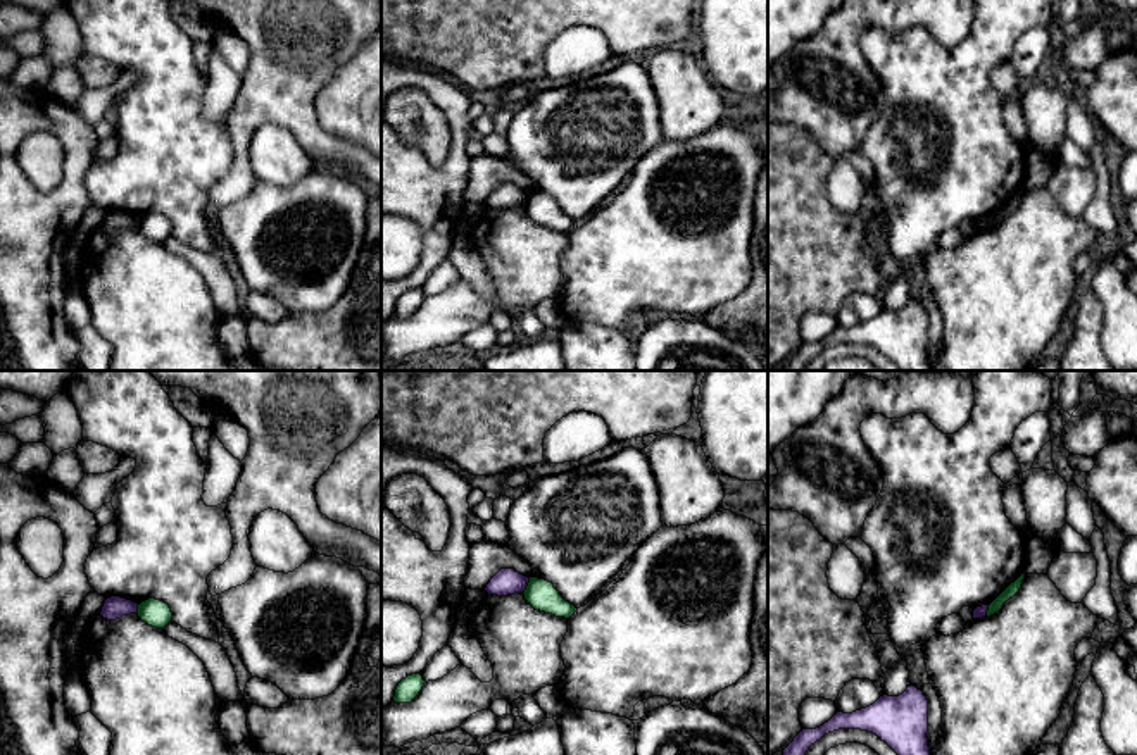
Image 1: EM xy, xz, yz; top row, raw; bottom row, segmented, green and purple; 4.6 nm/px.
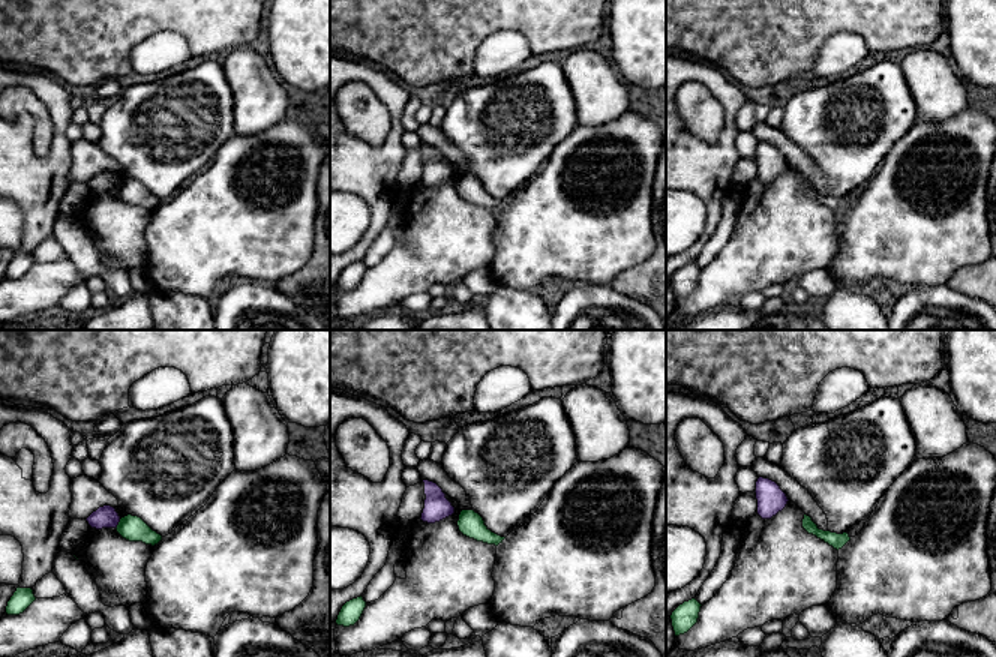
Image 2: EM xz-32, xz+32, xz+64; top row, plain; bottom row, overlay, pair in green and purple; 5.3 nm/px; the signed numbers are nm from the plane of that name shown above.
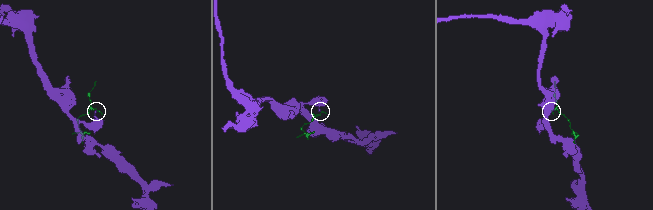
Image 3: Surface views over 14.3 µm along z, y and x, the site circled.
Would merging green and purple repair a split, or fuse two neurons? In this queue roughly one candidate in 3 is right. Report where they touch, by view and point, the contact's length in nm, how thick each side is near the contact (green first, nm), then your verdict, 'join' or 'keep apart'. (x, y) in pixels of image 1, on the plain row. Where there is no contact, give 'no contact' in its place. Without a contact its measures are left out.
contact xz (527, 200); length 90 nm; calibres 140 and 120 nm; keep apart

